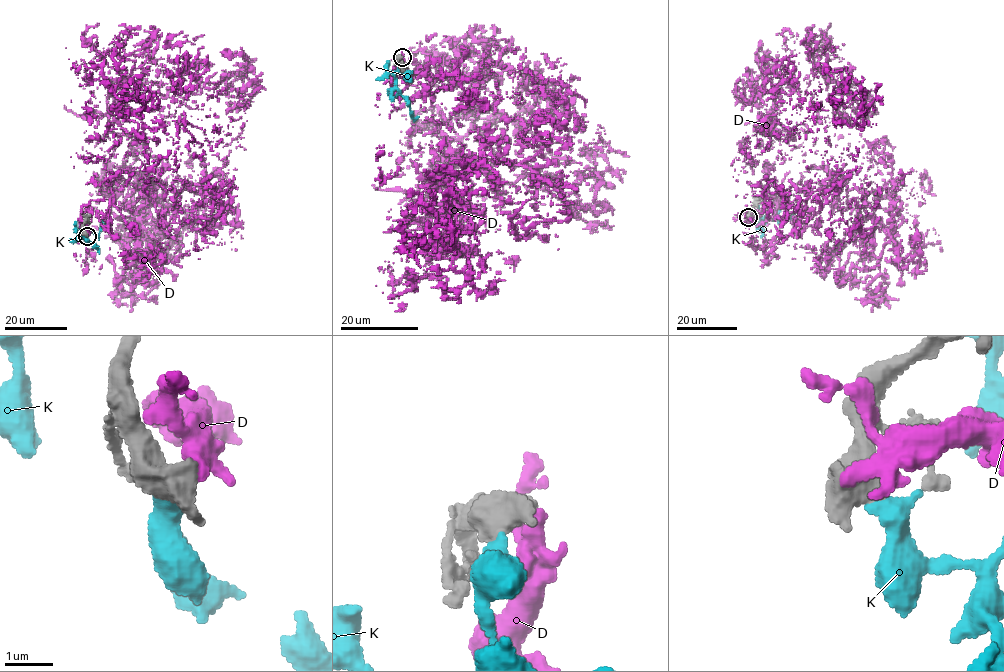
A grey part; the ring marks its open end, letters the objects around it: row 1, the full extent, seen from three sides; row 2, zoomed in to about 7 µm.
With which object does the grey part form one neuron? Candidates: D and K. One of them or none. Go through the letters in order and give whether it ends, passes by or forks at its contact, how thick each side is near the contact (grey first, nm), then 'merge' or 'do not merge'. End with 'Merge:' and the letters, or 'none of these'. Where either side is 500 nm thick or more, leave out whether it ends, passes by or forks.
D: calibres 650 and 200 nm; do not merge
K: calibres 750 and 500 nm; do not merge
Merge: none of these

